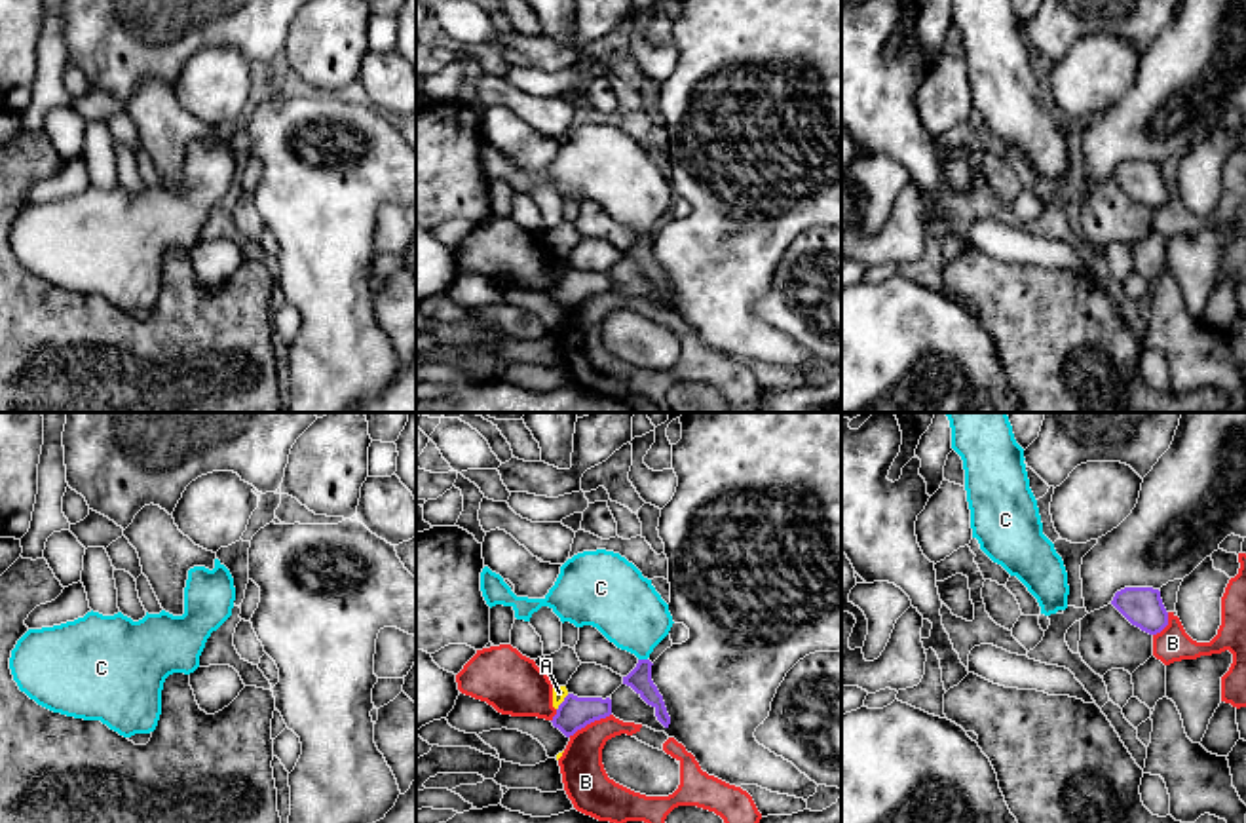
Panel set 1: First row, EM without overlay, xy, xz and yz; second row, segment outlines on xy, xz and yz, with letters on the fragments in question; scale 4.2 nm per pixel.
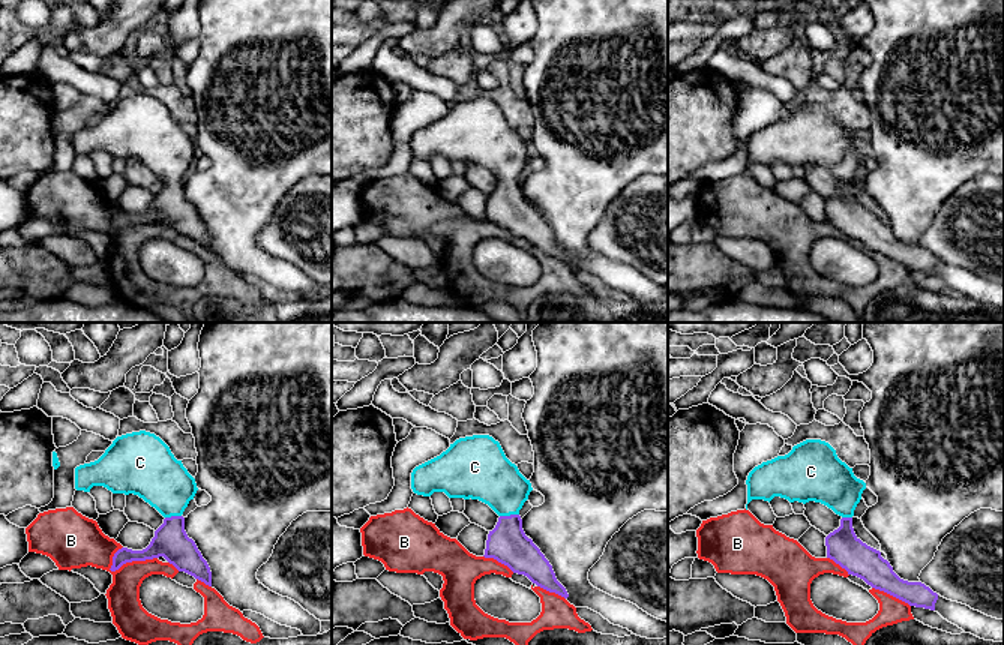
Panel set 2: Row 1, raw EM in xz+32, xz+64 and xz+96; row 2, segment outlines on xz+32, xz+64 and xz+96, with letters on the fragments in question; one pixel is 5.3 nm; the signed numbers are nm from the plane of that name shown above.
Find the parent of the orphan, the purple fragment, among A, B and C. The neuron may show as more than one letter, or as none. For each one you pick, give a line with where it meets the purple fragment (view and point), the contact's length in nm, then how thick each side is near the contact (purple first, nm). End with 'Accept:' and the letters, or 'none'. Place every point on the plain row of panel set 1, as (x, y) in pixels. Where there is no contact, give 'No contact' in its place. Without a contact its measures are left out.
C: Touches purple at xz (642, 234). Shared border 40 nm. Thickness 100 nm (purple) against 300 nm
Accept: C

